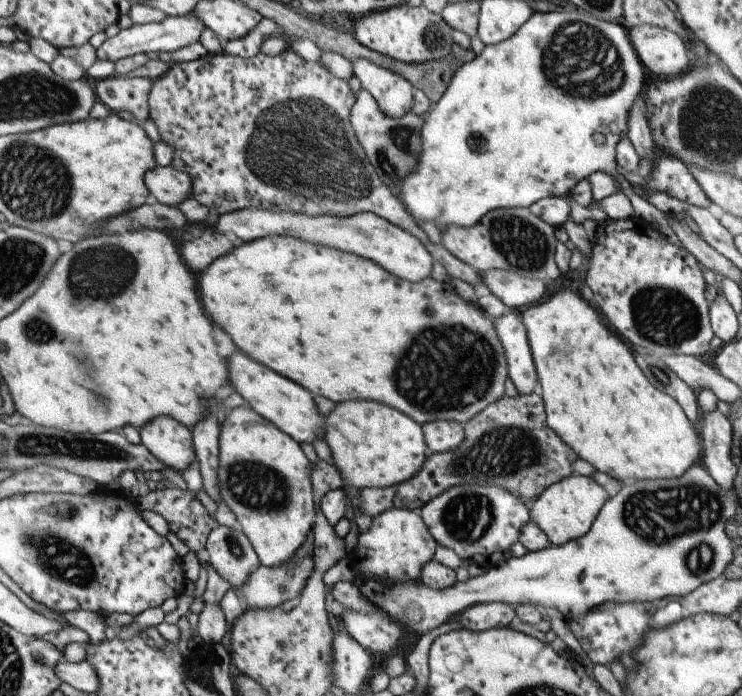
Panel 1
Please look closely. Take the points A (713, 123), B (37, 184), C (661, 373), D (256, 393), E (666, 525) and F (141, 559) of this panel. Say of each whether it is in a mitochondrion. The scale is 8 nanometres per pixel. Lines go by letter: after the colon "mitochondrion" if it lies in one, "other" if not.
A: mitochondrion
B: mitochondrion
C: mitochondrion
D: other
E: mitochondrion
F: other

